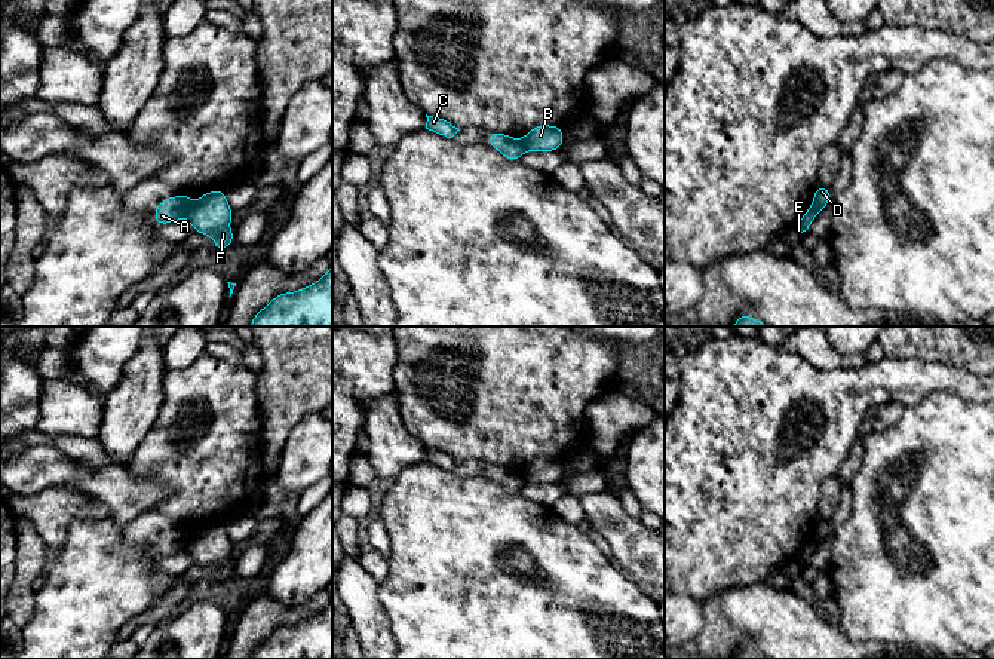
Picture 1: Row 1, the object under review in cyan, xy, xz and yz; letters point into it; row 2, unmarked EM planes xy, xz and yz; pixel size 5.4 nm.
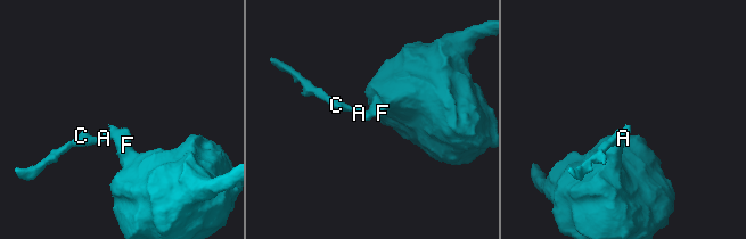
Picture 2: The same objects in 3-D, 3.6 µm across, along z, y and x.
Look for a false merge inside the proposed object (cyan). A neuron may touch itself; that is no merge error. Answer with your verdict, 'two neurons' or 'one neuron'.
two neurons

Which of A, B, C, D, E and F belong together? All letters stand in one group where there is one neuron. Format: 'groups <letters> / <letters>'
groups A C D / B E F

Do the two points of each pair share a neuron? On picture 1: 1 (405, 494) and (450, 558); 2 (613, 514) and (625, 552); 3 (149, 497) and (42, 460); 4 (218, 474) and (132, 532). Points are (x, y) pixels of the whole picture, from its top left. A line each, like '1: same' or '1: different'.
1: same
2: same
3: same
4: different

